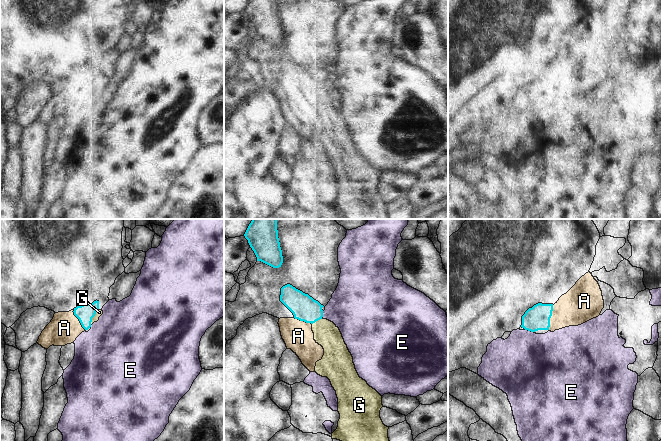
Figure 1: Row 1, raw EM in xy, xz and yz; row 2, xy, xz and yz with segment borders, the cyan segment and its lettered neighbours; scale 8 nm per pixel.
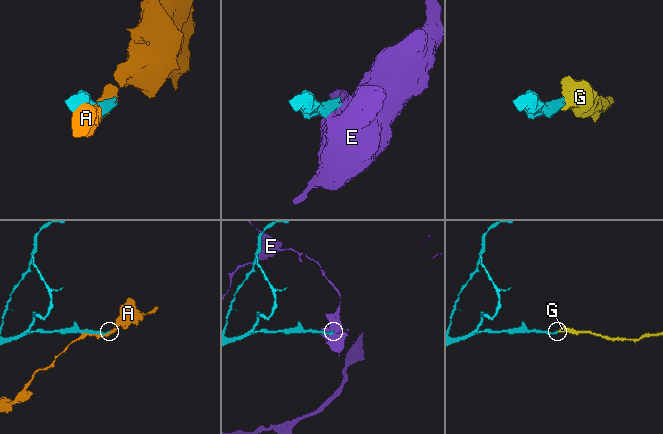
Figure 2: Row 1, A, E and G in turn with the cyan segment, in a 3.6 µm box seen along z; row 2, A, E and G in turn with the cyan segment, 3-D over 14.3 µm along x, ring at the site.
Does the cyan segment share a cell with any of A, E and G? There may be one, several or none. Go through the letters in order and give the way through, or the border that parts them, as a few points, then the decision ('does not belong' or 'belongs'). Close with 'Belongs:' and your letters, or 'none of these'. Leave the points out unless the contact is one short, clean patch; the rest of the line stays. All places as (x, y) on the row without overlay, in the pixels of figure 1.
A: does not belong
E: along yz (525, 105), (533, 108) | does not belong
G: across xy (85, 89), (93, 92), (99, 88) | belongs
Belongs: G

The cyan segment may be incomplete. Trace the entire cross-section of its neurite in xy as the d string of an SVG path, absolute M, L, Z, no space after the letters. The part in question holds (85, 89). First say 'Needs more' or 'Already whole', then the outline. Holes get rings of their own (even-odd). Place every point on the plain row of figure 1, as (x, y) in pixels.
Needs more. M97 76L92 80L77 82L73 88L85 106L88 106L94 98L97 98L103 90L103 87L99 85L99 77Z

